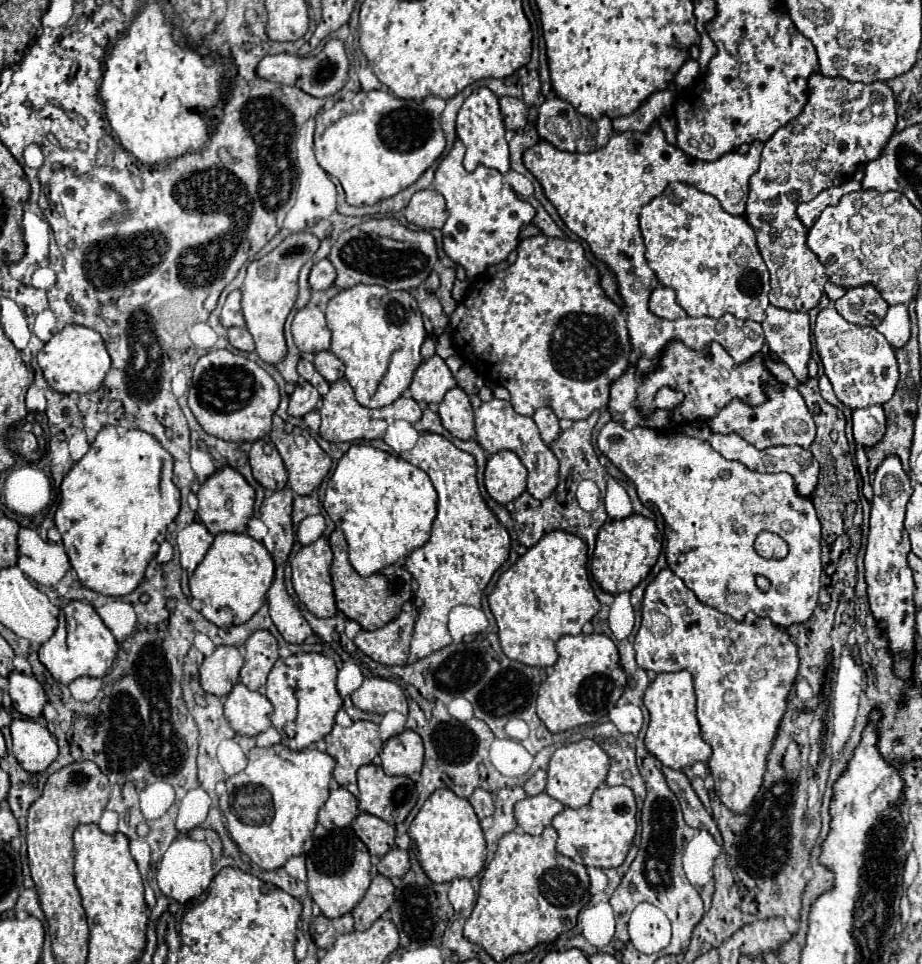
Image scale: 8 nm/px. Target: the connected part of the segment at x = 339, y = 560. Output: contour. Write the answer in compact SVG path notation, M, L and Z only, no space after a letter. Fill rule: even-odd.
M334 529L334 533L328 537L330 547L334 551L334 561L332 561L332 585L334 585L334 595L336 595L336 605L338 609L352 621L358 621L364 629L374 631L384 627L388 621L392 621L402 605L412 599L412 575L404 567L390 565L382 569L380 573L374 573L372 577L360 577L354 567L348 561L348 553L344 547L336 547L336 541L344 541L342 531Z

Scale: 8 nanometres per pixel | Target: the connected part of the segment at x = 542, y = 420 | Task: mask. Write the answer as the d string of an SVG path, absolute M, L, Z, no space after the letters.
M542 407L534 413L532 417L540 429L540 437L546 445L550 445L552 441L556 441L556 437L560 435L560 425L558 425L558 417L554 415L554 411L550 407Z

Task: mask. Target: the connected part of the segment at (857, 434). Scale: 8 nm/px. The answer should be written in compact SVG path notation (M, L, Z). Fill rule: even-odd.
M880 405L852 409L852 423L854 423L854 439L864 449L868 449L876 441L880 441L886 431L886 417L884 417L884 411Z

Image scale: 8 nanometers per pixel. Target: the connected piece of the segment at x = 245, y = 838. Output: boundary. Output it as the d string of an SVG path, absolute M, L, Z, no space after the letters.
M282 743L268 749L262 747L254 747L254 749L248 753L246 769L234 775L232 779L228 779L226 785L228 789L238 789L248 783L264 785L274 801L274 819L264 825L246 825L238 821L238 817L230 811L228 797L220 799L220 807L228 821L226 827L232 841L240 847L244 855L250 857L252 863L268 871L268 869L284 867L284 863L292 855L302 855L305 852L306 841L310 839L316 827L316 815L328 799L328 783L332 779L336 761L328 753L322 753L318 749L292 751Z

